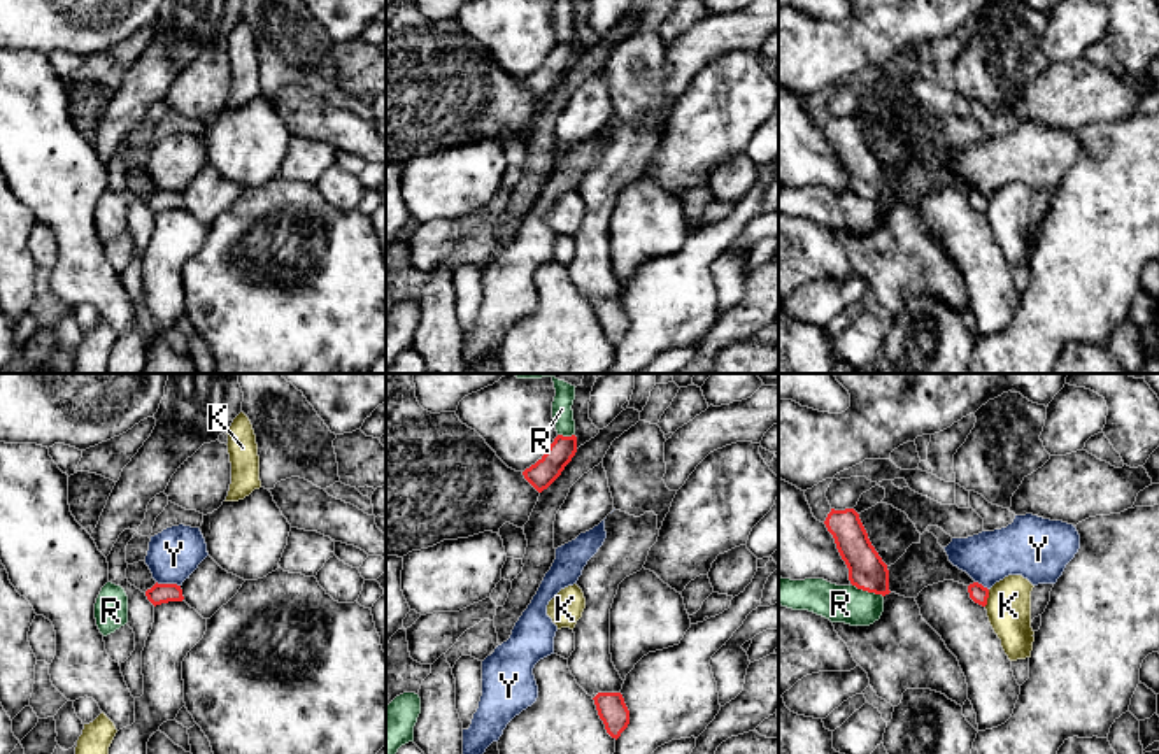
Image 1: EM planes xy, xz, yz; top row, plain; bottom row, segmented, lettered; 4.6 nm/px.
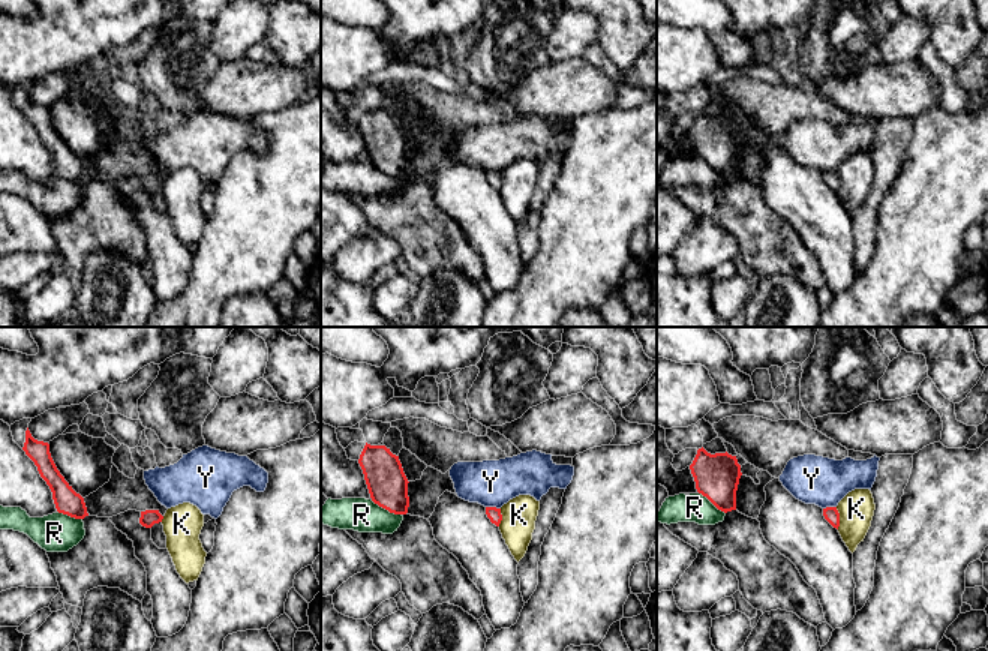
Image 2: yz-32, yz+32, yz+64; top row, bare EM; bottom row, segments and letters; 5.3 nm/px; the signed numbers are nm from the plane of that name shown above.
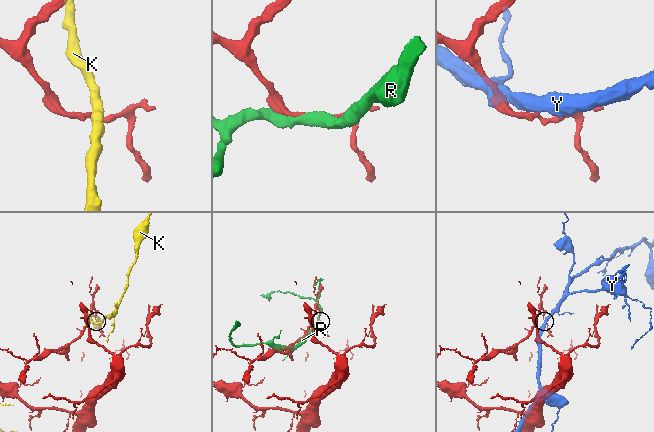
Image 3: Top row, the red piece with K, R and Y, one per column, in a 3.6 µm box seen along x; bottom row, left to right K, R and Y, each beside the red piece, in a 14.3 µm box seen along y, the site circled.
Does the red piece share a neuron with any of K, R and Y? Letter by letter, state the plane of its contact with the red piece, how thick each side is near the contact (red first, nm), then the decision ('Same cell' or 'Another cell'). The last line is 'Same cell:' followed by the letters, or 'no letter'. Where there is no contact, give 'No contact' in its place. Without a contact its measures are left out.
K: Touches red in yz. Thickness 80 nm (red) against 200 nm. Another cell
R: Touches red in yz. Thickness 170 nm (red) against 180 nm. Another cell
Y: Touches red in xy. Thickness 100 nm (red) against 240 nm. Another cell
Same cell: no letter

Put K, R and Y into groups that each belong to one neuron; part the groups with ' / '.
K / R / Y

